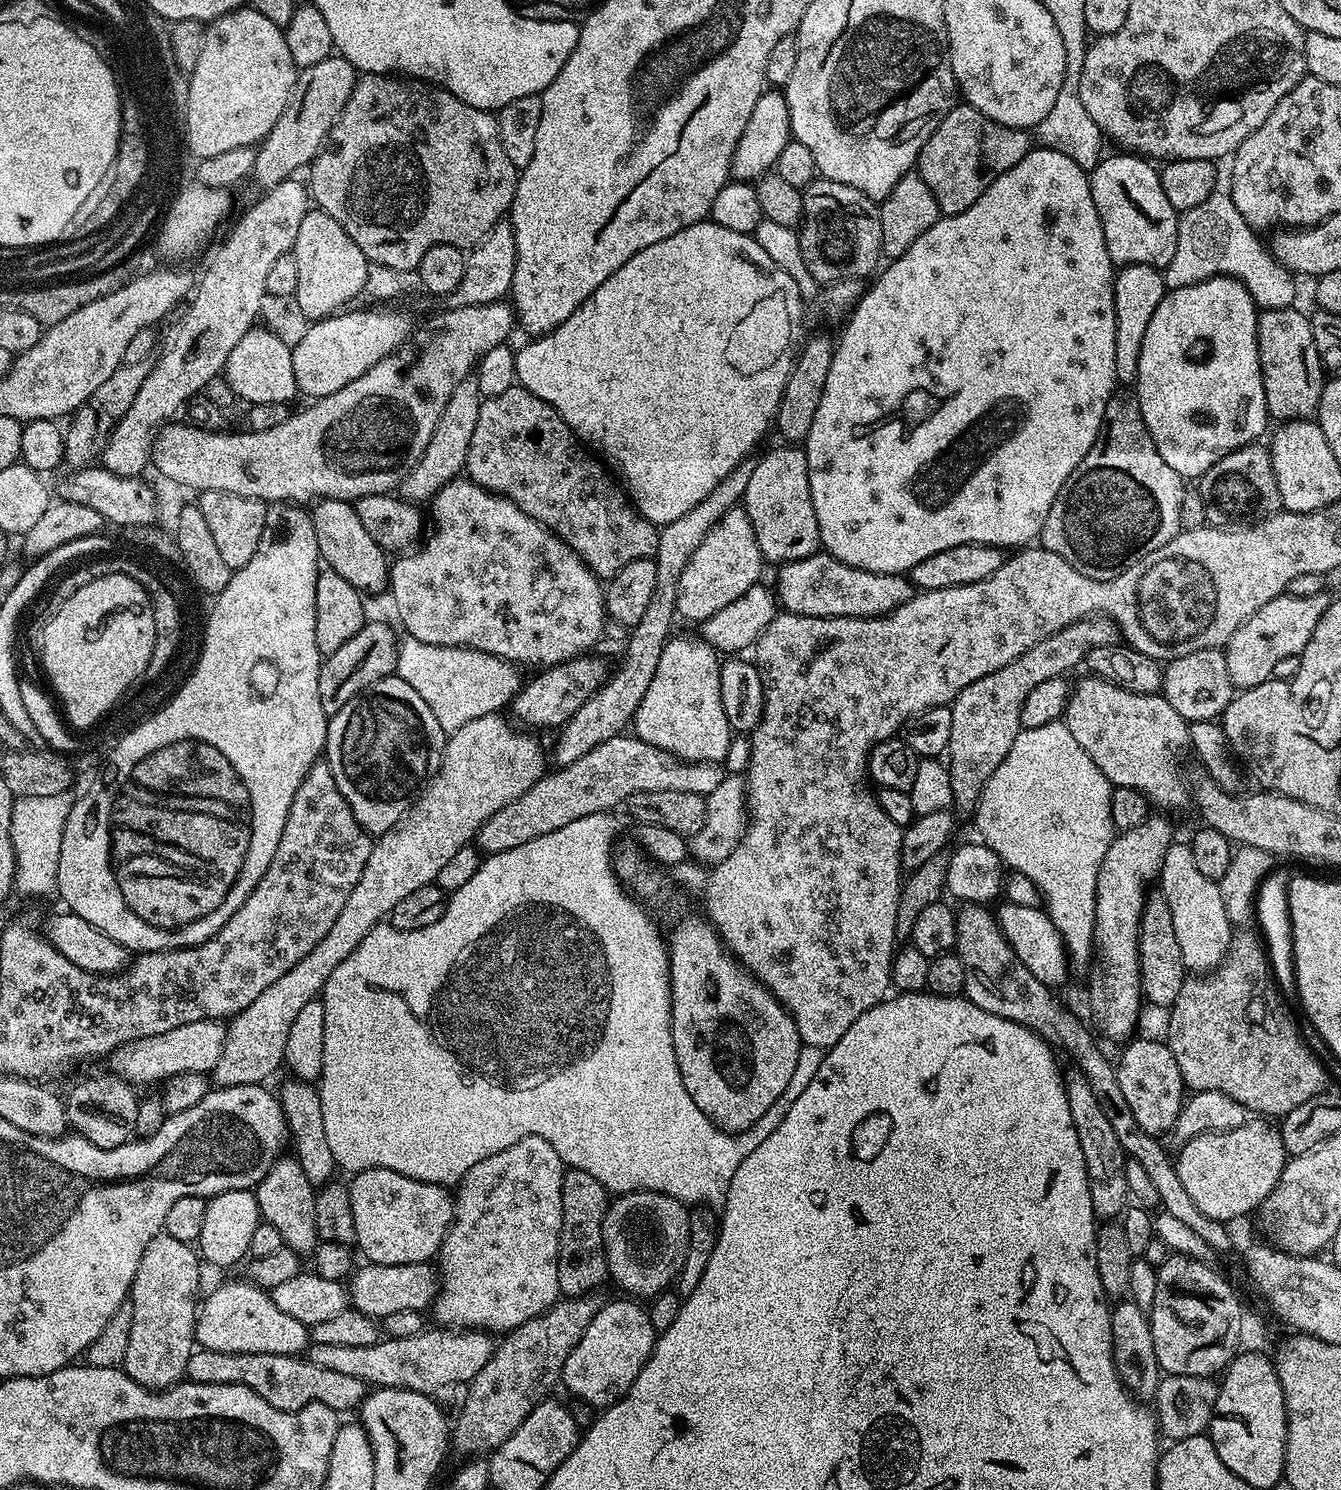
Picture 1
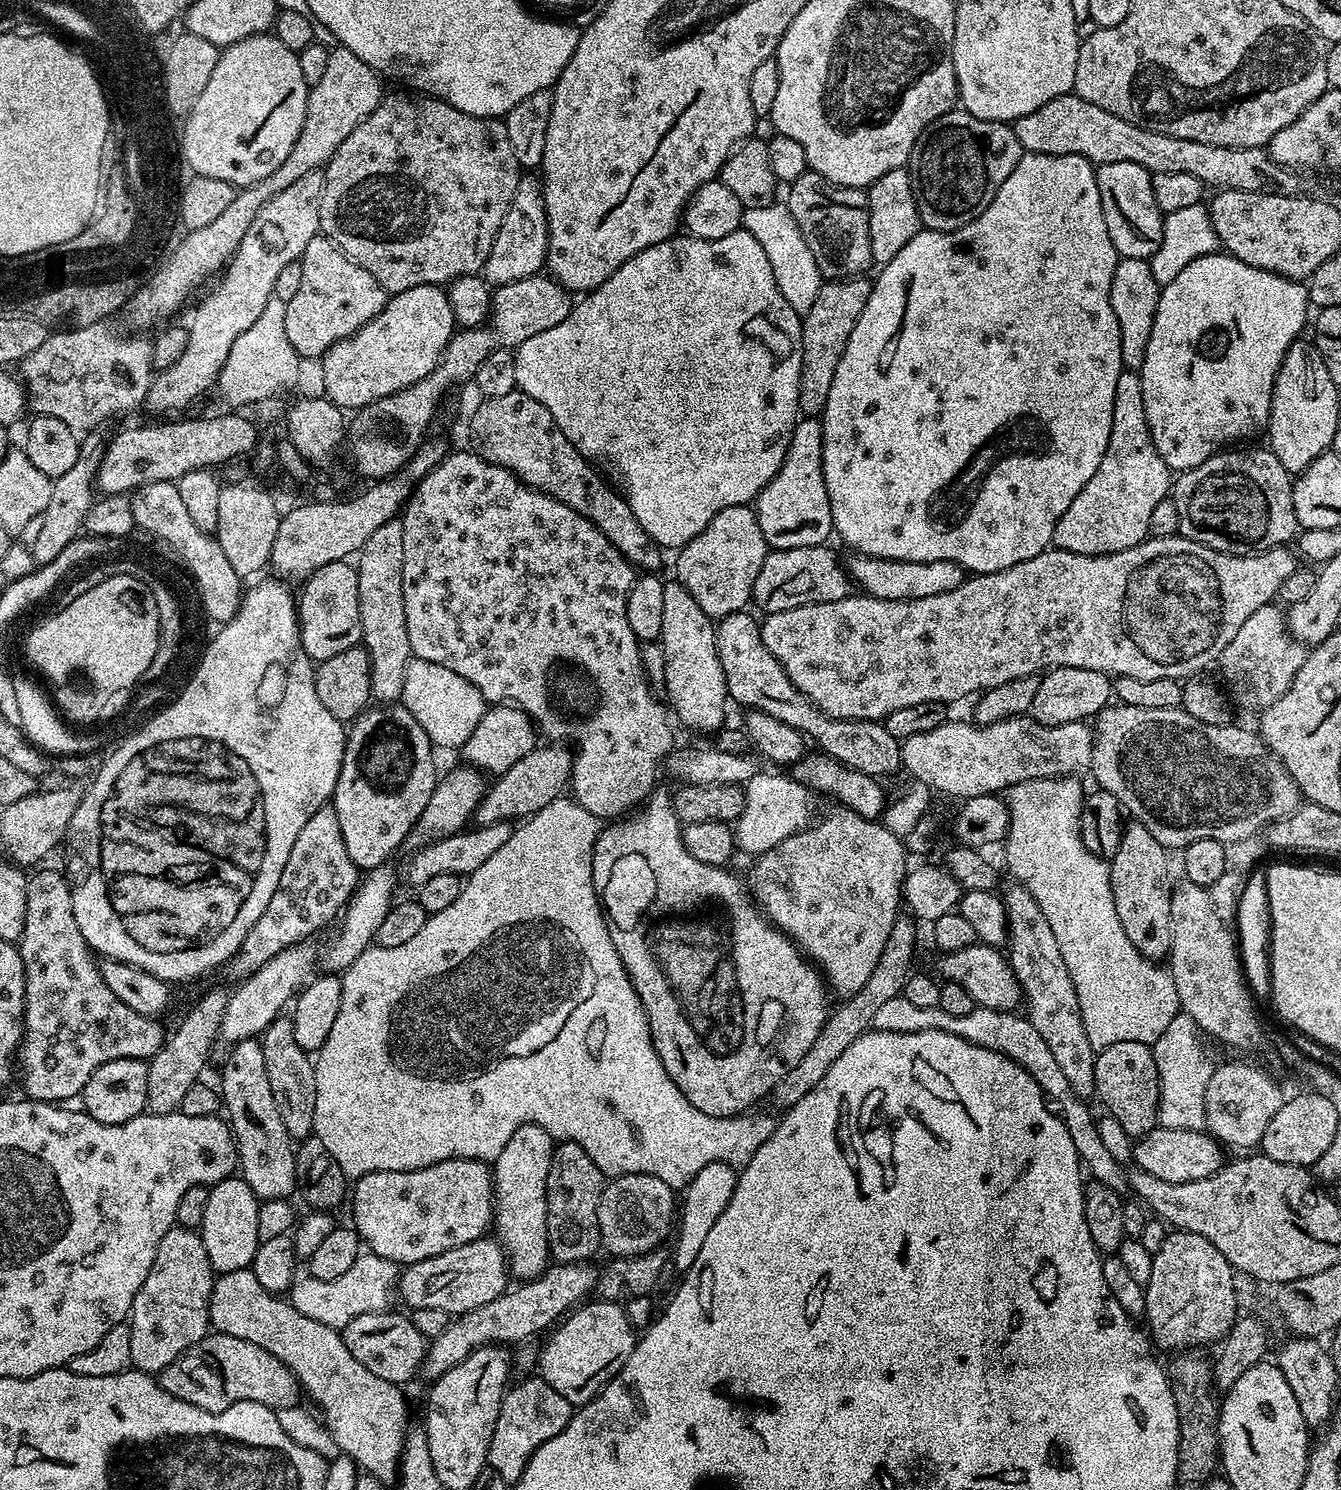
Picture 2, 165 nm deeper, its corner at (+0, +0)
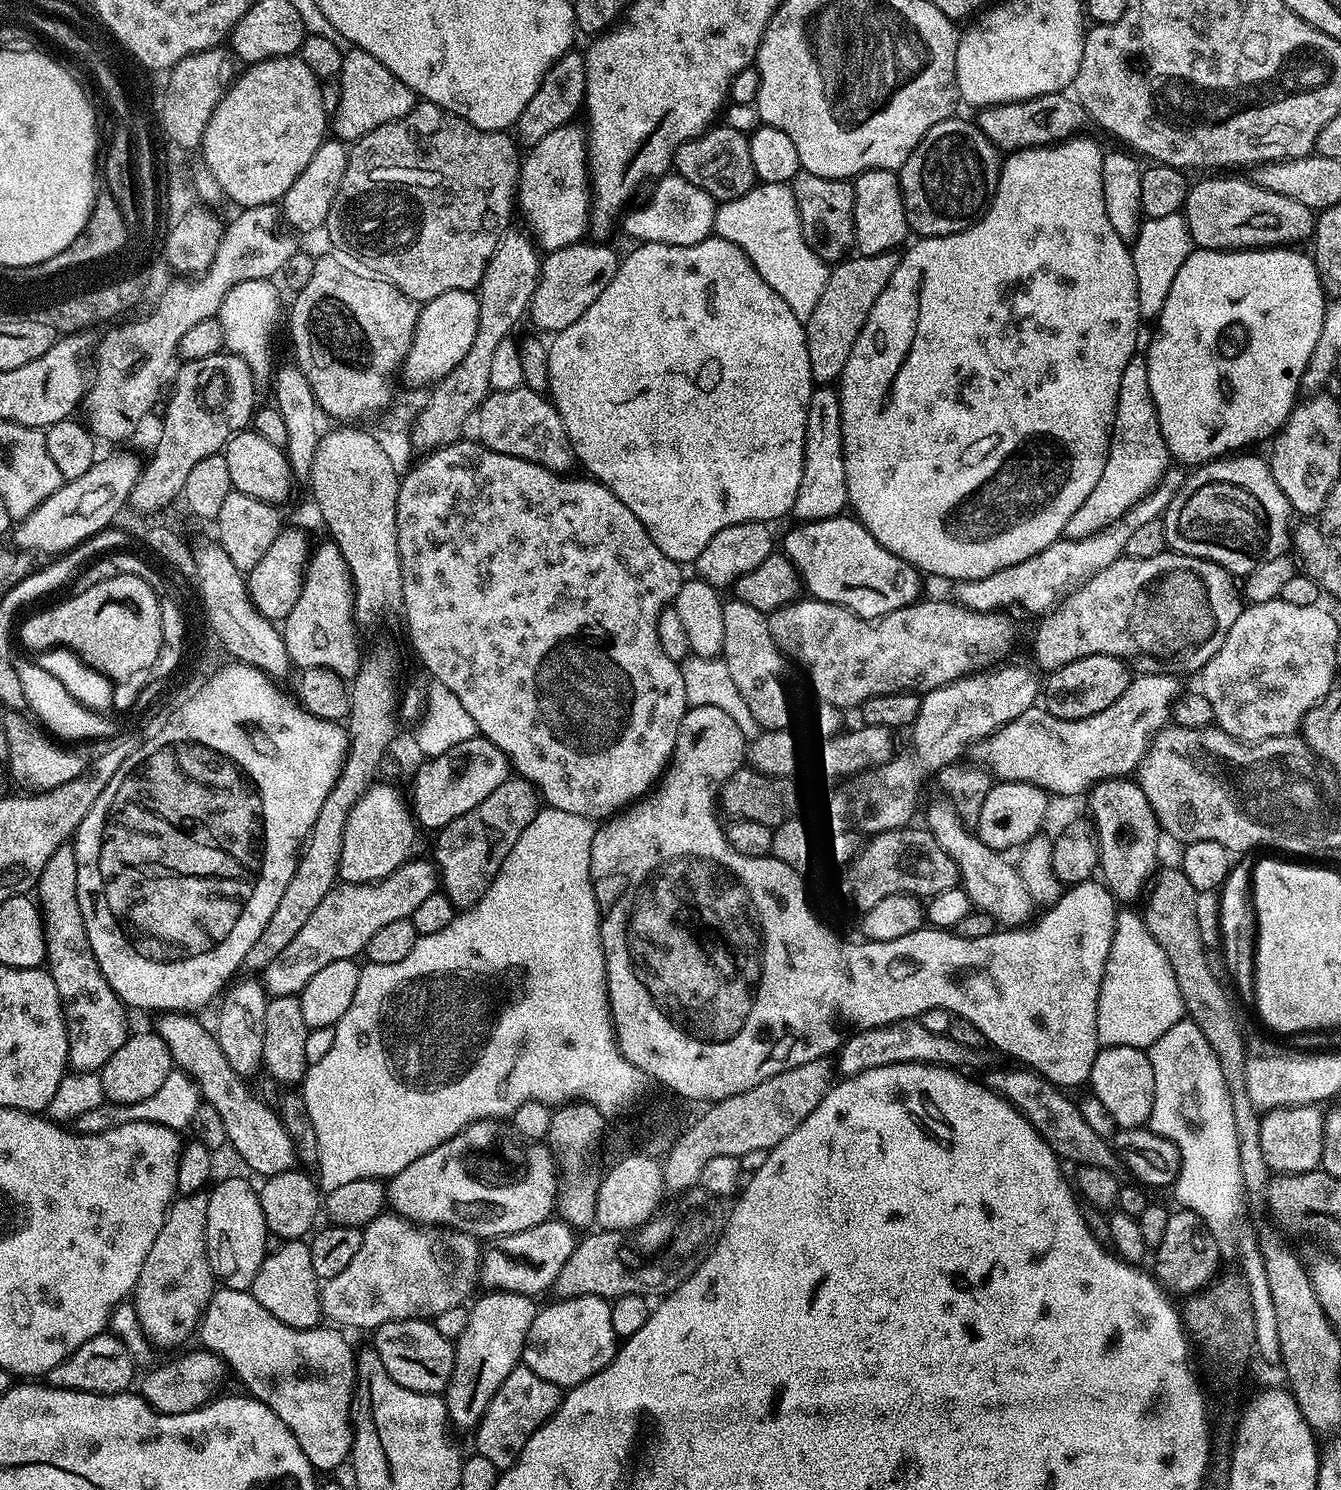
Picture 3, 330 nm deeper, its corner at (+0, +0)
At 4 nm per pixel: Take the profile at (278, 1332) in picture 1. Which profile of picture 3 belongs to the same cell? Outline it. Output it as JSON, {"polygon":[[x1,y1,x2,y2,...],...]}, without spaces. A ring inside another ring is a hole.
{"polygon":[[220,1286,212,1292,212,1301,204,1308,198,1337,204,1343,201,1345,220,1357,230,1369,231,1375,233,1372,248,1387,245,1388,247,1395,270,1406,270,1410,274,1410,274,1414,286,1422,294,1438,298,1438,298,1446,302,1446,302,1454,306,1454,313,1469,328,1474,340,1463,347,1461,352,1451,354,1428,350,1423,350,1413,354,1408,356,1356,343,1331,332,1326,324,1327,292,1328,274,1318,266,1306,254,1299,251,1291,243,1292]]}

